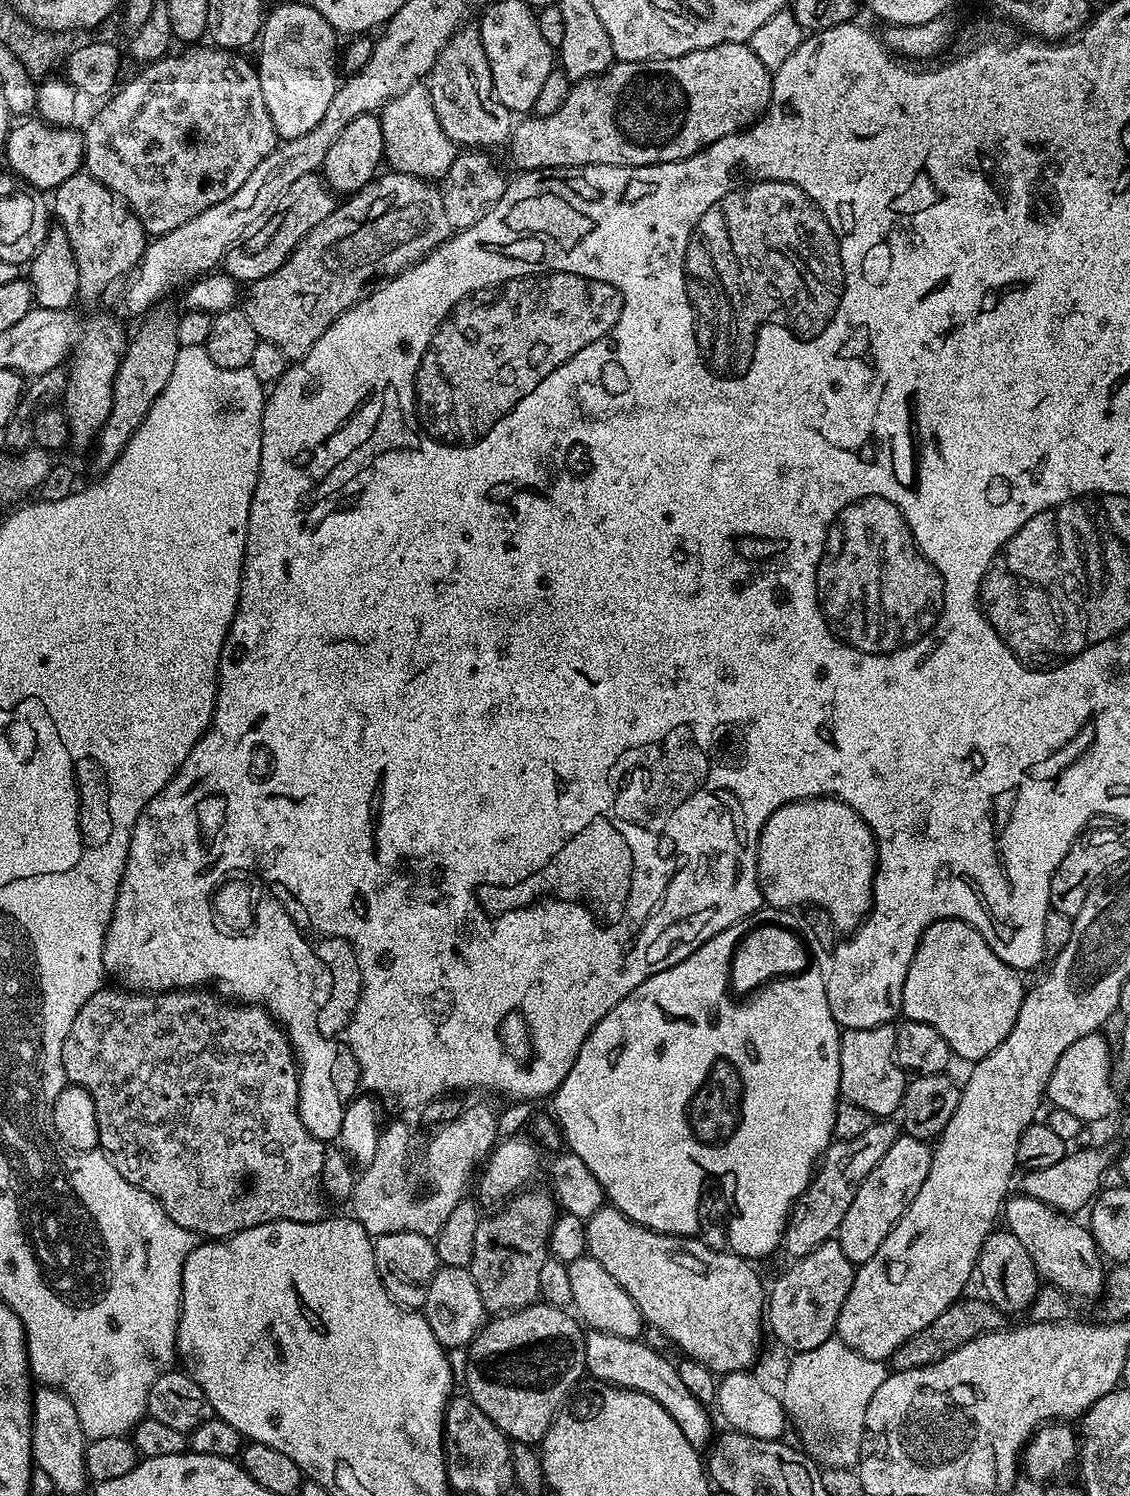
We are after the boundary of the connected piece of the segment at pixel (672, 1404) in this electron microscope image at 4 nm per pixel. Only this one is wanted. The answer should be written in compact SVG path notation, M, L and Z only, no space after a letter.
M589 1331L584 1338L584 1366L587 1375L596 1382L613 1384L615 1388L629 1388L642 1394L650 1394L674 1422L678 1422L678 1427L682 1429L682 1434L698 1450L703 1449L703 1444L707 1445L713 1439L712 1420L708 1417L709 1409L678 1378L678 1370L673 1361L668 1361L660 1352L655 1352L648 1344L643 1344L643 1339L618 1338L614 1334L605 1332Z

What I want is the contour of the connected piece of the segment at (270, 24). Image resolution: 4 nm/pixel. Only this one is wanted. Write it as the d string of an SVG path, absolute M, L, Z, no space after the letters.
M302 2L280 4L272 13L269 11L263 17L263 28L258 39L258 47L260 46L258 71L262 82L262 98L266 98L266 110L270 112L270 122L274 124L274 130L281 141L293 140L302 134L310 134L310 130L314 130L314 126L318 126L318 122L322 122L322 114L326 114L326 110L330 107L330 98L334 98L338 87L338 79L336 80L336 68L338 72L338 44L336 48L336 40L338 40L338 33L330 26L330 22L326 22L326 18L322 18L322 14L318 14L318 10L314 10Z

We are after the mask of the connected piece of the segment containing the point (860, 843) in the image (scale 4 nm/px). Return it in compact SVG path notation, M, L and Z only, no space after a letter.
M815 796L812 800L795 800L776 808L762 826L756 847L756 877L764 904L772 909L776 904L800 904L800 900L816 900L824 908L832 908L836 924L845 934L859 928L872 910L872 883L876 877L876 839L869 826L850 806L838 798Z

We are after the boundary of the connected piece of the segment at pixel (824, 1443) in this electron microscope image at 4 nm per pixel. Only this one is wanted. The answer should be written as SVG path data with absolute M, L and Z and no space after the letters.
M839 1338L822 1342L822 1346L814 1346L814 1350L797 1352L791 1359L788 1373L784 1376L782 1400L787 1419L796 1423L796 1428L804 1439L803 1447L821 1465L855 1469L860 1463L860 1447L864 1441L866 1406L870 1406L870 1398L874 1398L874 1390L878 1390L878 1386L882 1386L882 1382L886 1382L890 1375L889 1365L885 1361L871 1360L858 1354Z

